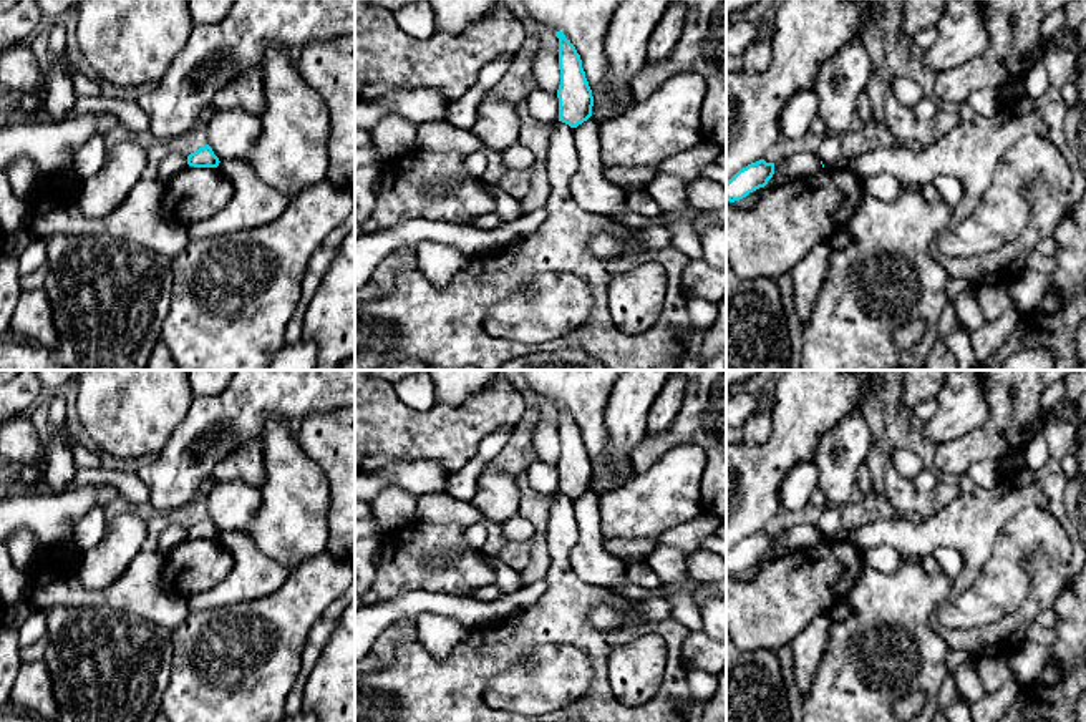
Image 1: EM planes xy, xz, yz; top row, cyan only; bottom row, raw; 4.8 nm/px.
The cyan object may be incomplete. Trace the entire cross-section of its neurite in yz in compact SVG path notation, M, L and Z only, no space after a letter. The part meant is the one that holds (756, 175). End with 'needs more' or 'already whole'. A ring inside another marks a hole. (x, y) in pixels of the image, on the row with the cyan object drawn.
M759 159L739 169L726 183L726 201L735 202L746 198L749 193L764 188L774 174L774 163Z; already whole

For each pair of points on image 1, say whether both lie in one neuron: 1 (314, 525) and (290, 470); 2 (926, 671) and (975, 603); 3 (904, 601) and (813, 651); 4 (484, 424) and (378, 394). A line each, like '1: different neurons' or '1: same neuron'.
1: same neuron
2: different neurons
3: different neurons
4: same neuron

